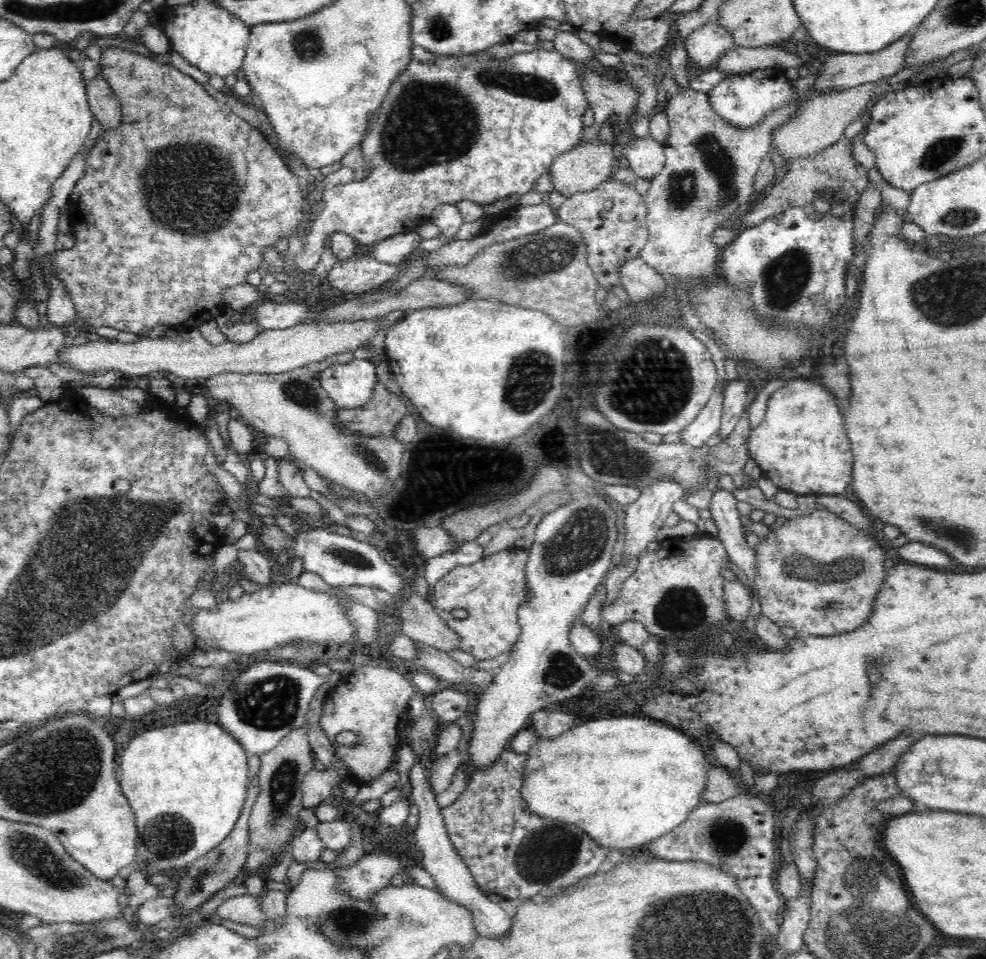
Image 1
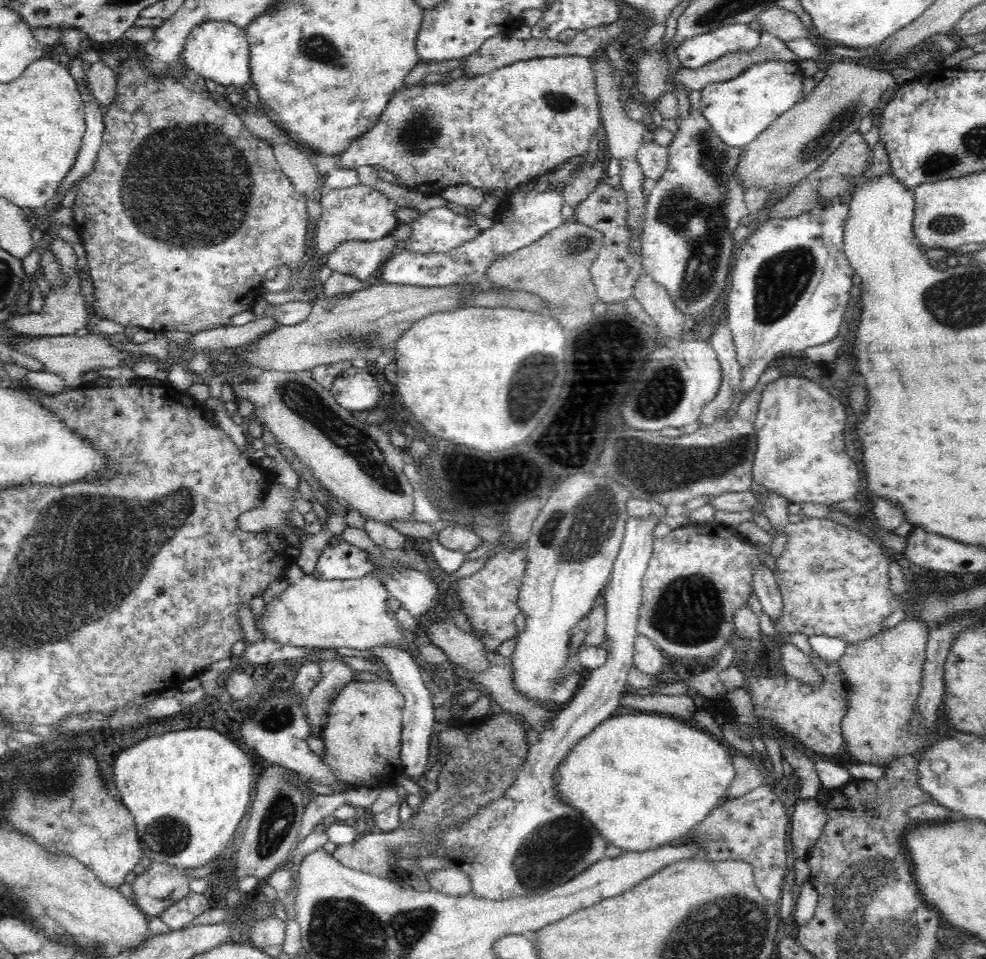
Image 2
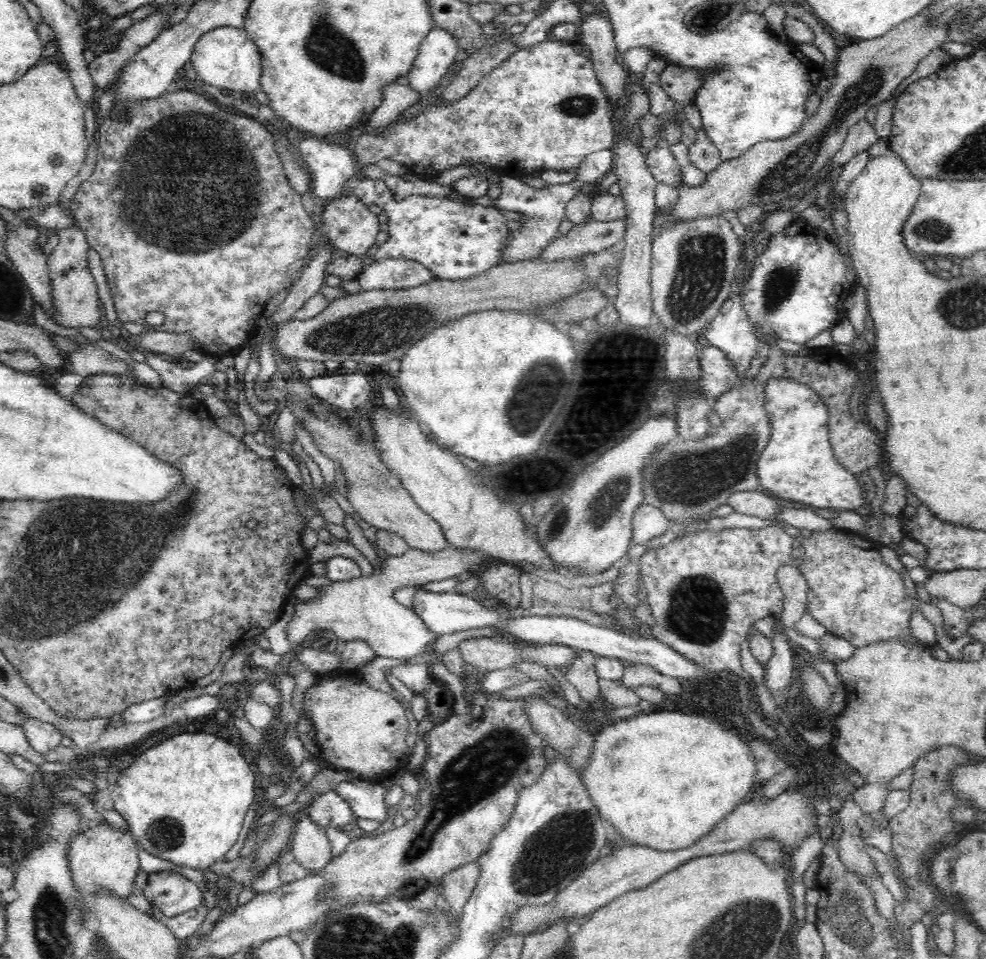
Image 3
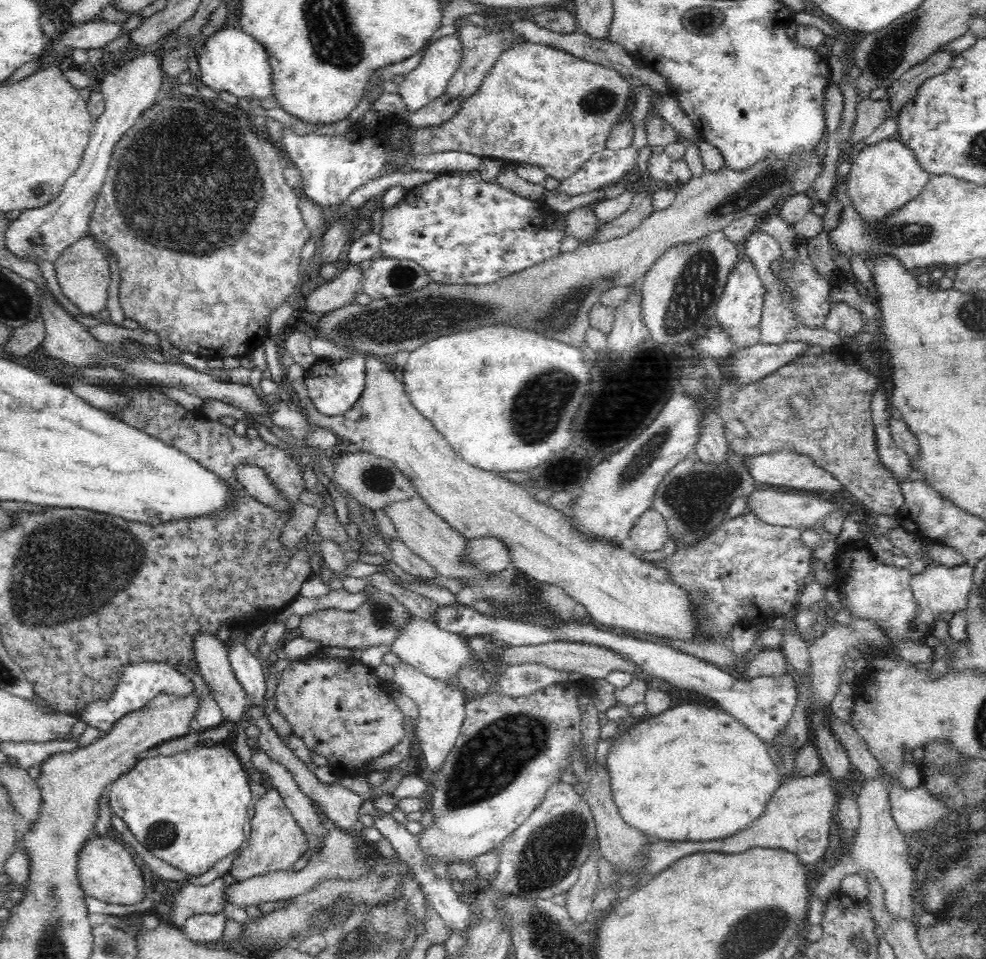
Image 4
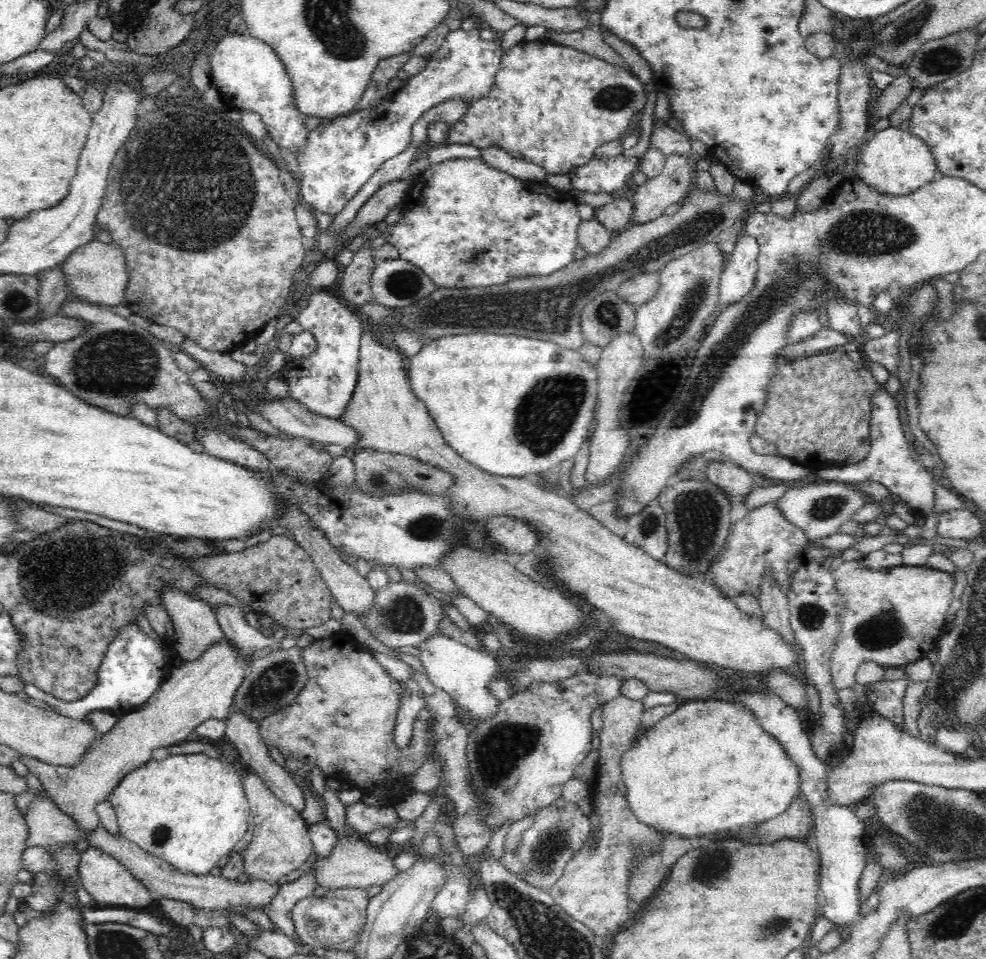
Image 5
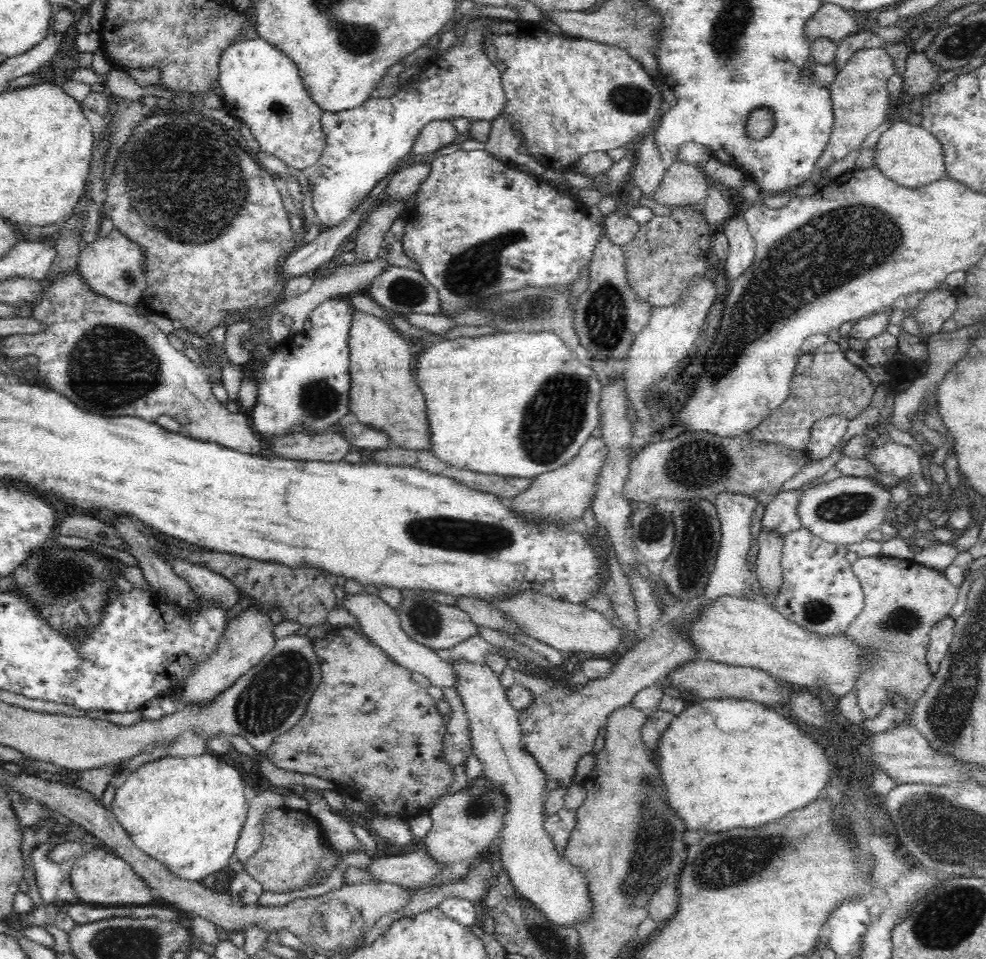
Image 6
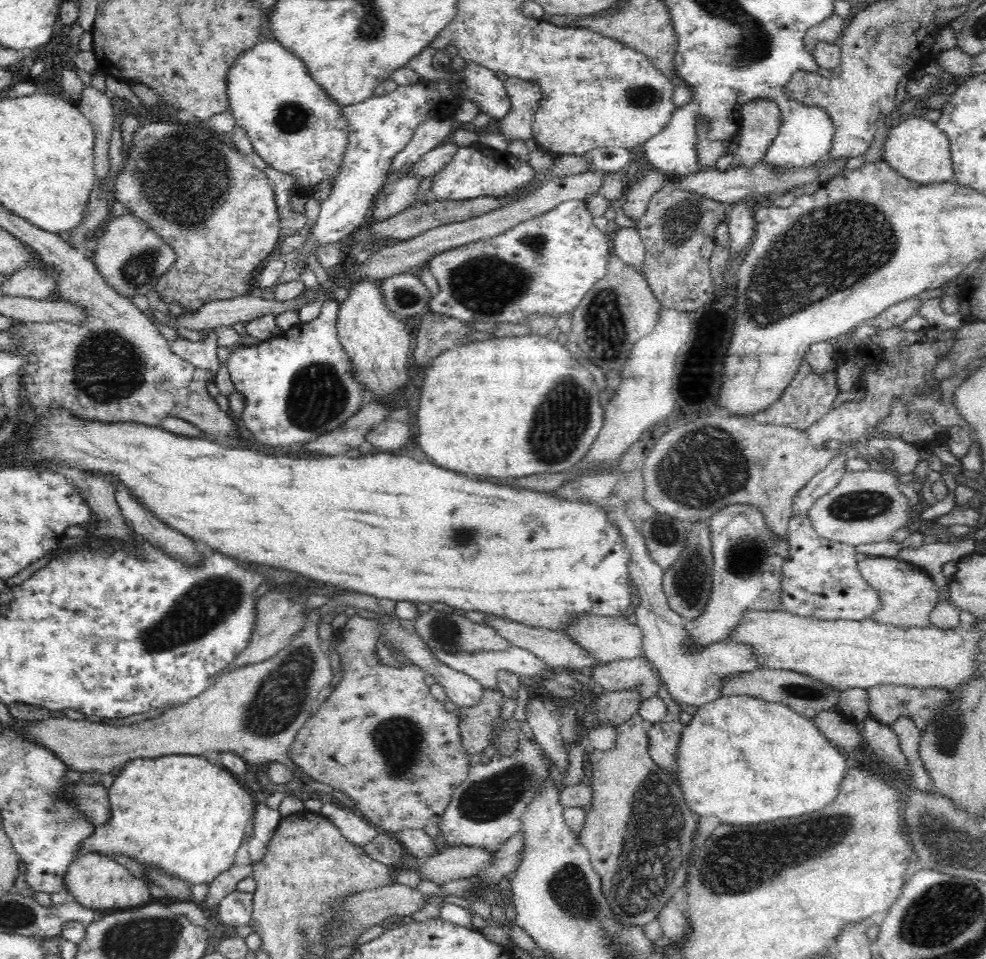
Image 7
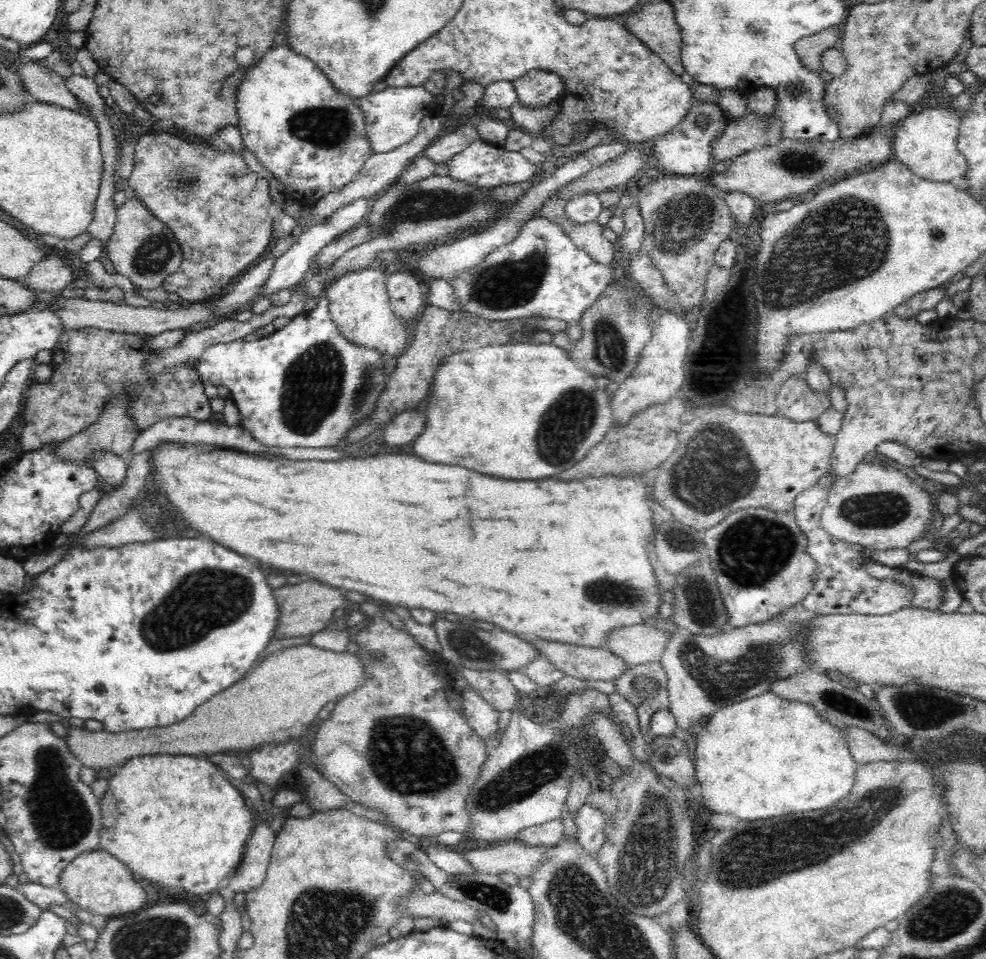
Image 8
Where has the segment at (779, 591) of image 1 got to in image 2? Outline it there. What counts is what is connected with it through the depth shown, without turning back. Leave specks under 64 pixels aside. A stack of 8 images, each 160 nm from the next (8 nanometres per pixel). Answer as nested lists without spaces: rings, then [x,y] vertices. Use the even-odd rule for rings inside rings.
[[[805,517],[802,522],[790,522],[780,533],[786,535],[787,541],[781,557],[776,559],[776,570],[774,570],[774,579],[776,579],[776,583],[780,587],[780,593],[782,593],[782,618],[778,622],[774,622],[775,630],[781,634],[802,633],[807,637],[814,635],[830,636],[832,638],[841,638],[848,643],[862,642],[862,640],[868,640],[868,638],[883,632],[882,622],[884,622],[884,618],[888,618],[892,613],[890,602],[892,602],[893,594],[890,591],[890,576],[888,575],[890,561],[889,557],[885,555],[882,544],[876,541],[874,537],[868,537],[860,531],[840,525],[831,519],[824,520],[822,518]]]

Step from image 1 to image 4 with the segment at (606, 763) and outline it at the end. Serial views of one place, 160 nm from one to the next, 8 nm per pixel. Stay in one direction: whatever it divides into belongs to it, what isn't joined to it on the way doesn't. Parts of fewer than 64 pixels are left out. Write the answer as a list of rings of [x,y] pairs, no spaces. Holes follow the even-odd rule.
[[[682,704],[682,706],[669,709],[666,713],[659,714],[659,716],[645,716],[638,719],[633,728],[626,732],[619,732],[616,735],[614,746],[610,750],[606,769],[610,777],[612,797],[614,797],[614,803],[616,803],[618,811],[620,811],[620,815],[629,826],[656,840],[668,842],[714,841],[737,834],[746,826],[752,825],[756,818],[760,818],[764,814],[766,804],[772,800],[774,792],[780,788],[785,780],[785,776],[782,776],[781,772],[779,772],[779,767],[775,764],[773,754],[768,750],[766,743],[728,712],[723,709],[708,708],[708,706],[702,706],[702,704]]]

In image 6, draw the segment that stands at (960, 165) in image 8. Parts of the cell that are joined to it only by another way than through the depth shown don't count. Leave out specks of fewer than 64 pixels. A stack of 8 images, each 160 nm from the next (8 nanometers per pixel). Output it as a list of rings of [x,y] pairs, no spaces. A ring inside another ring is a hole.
[[[910,121],[892,122],[892,126],[882,133],[876,146],[874,164],[890,180],[915,189],[931,182],[947,178],[944,164],[942,143],[922,125],[911,124]]]

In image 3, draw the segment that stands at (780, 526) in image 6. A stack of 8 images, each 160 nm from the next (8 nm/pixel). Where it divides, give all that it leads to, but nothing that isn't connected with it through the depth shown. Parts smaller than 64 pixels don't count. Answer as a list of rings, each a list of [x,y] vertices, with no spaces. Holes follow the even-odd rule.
[[[773,523],[765,528],[726,528],[719,531],[700,531],[690,533],[689,535],[676,538],[672,542],[660,547],[659,549],[644,549],[641,556],[638,558],[643,576],[643,583],[647,590],[645,598],[647,604],[651,607],[651,612],[655,618],[655,625],[652,629],[644,629],[646,635],[656,637],[658,641],[674,647],[674,650],[680,652],[682,656],[694,661],[697,665],[708,671],[732,670],[740,675],[742,665],[740,664],[740,644],[746,640],[748,630],[753,628],[754,622],[762,620],[766,616],[776,617],[776,614],[781,614],[784,604],[784,593],[778,583],[778,570],[788,564],[798,555],[799,538],[794,538],[784,531],[782,524]]]

